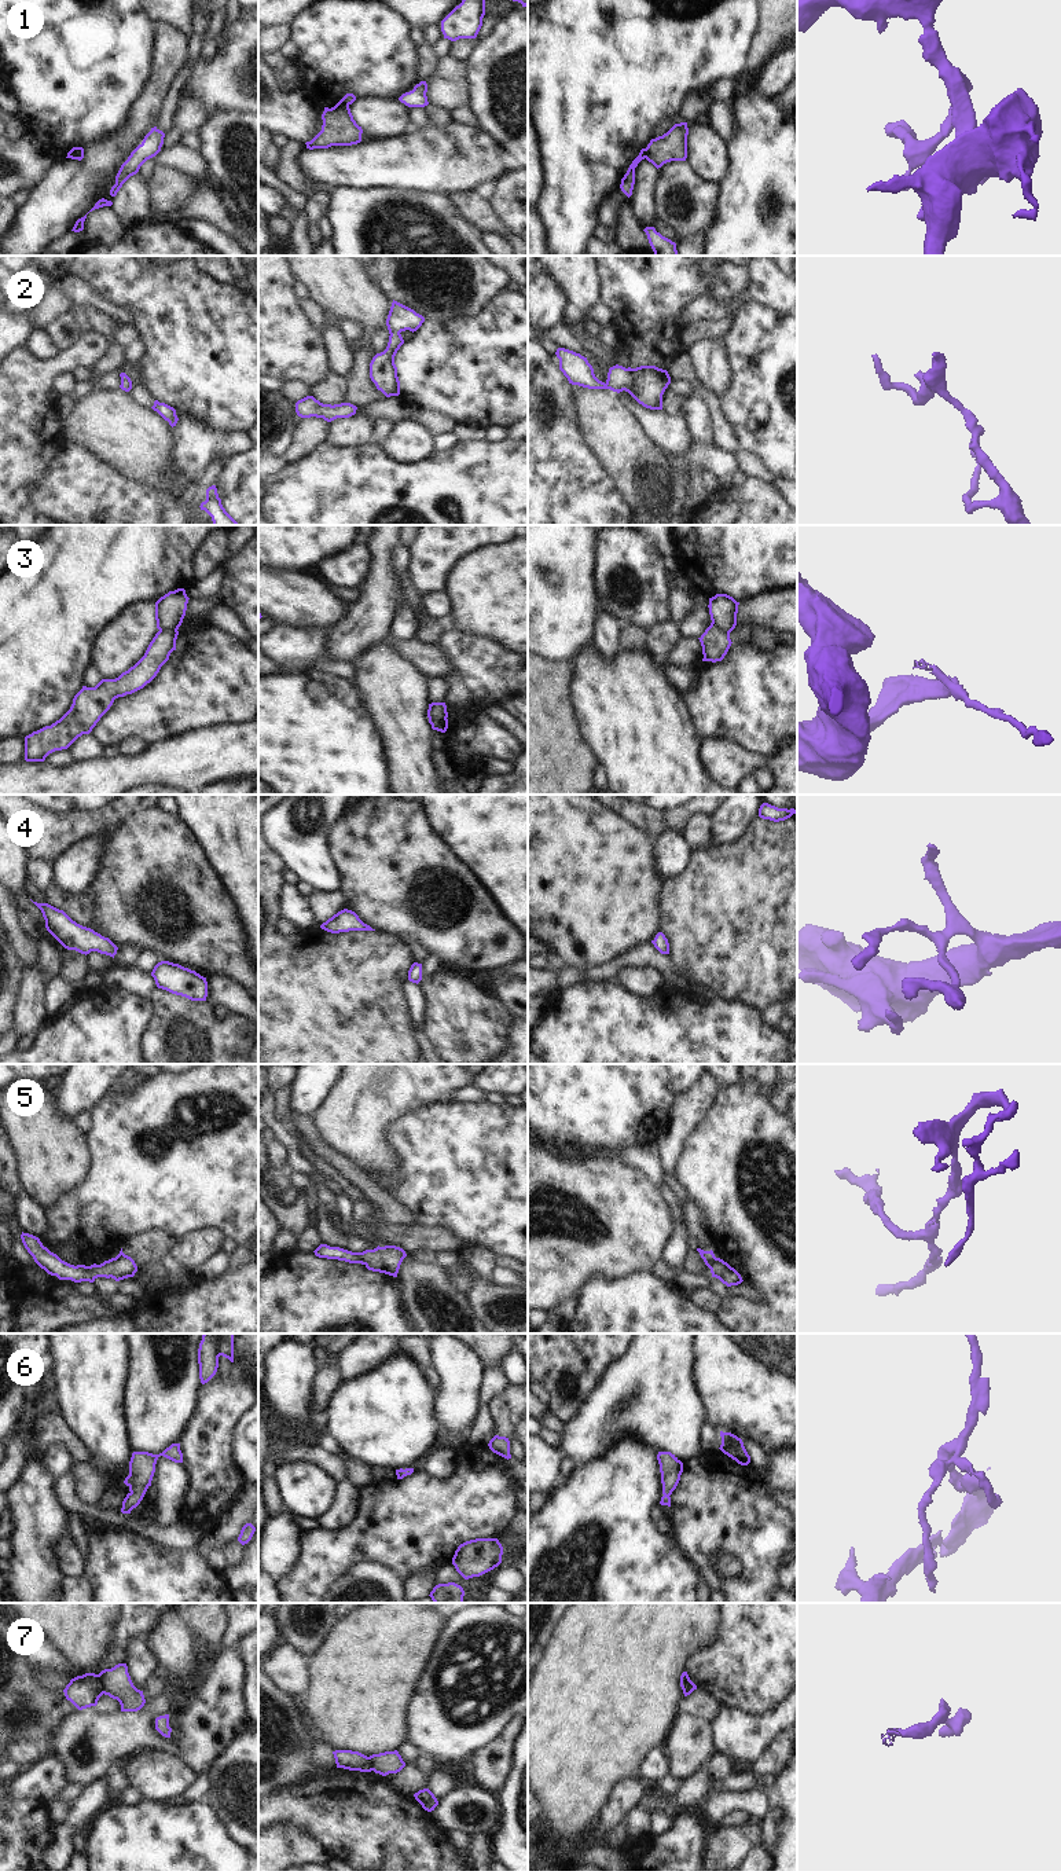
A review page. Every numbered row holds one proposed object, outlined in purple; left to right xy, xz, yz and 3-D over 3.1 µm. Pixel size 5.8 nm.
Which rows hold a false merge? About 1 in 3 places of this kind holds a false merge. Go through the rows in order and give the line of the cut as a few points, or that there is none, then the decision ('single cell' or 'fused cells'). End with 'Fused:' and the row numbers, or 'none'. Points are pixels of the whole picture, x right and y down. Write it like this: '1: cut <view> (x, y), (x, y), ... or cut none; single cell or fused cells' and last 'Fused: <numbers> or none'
1: cut xz (340, 101), (348, 105); fused cells
2: cut none; single cell
3: cut xy (176, 630), (160, 631); fused cells
4: cut none; single cell
5: cut none; single cell
6: cut none; single cell
7: cut xy (96, 1675), (103, 1692); fused cells
Fused: 1, 3, 7

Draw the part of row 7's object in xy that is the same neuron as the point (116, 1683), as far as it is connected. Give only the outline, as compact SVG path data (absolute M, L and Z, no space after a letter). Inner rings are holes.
M118 1663L111 1669L102 1670L98 1679L102 1692L117 1699L121 1712L137 1712L144 1706L143 1691L133 1685L126 1663Z

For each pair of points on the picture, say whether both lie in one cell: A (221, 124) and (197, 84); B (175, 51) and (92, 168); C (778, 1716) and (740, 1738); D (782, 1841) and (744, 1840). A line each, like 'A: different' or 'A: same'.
A: different
B: same
C: same
D: different

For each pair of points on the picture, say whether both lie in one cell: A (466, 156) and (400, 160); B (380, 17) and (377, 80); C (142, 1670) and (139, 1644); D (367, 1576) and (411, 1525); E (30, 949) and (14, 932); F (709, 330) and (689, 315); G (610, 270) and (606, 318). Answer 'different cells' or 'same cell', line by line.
A: same cell
B: same cell
C: same cell
D: different cells
E: same cell
F: different cells
G: different cells

